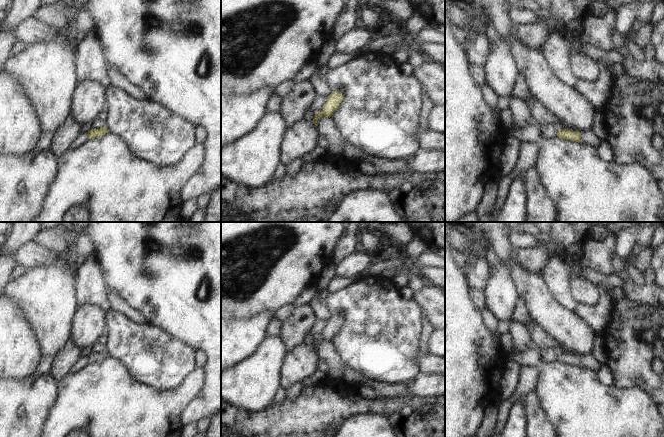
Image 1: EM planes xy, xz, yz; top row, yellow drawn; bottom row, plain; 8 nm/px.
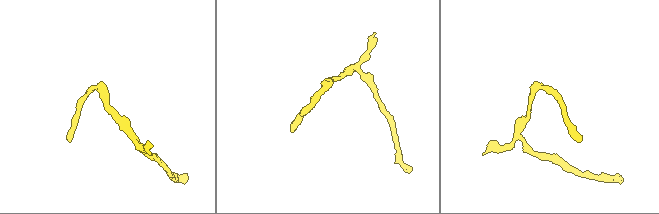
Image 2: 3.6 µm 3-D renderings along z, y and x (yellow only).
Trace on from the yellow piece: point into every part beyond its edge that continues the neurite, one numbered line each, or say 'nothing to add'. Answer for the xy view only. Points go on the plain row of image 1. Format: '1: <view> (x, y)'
nothing to add

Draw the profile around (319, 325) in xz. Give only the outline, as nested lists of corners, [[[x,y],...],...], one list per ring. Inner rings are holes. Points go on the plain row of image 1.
[[[316,319],[316,322],[314,324],[314,330],[316,332],[316,336],[321,336],[323,333],[323,329],[326,326],[326,321],[323,321],[321,319]]]

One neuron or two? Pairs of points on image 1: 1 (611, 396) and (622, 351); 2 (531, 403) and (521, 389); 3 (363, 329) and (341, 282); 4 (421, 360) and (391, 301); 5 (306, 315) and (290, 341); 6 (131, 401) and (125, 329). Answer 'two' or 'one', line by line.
1: two
2: two
3: two
4: two
5: one
6: two

